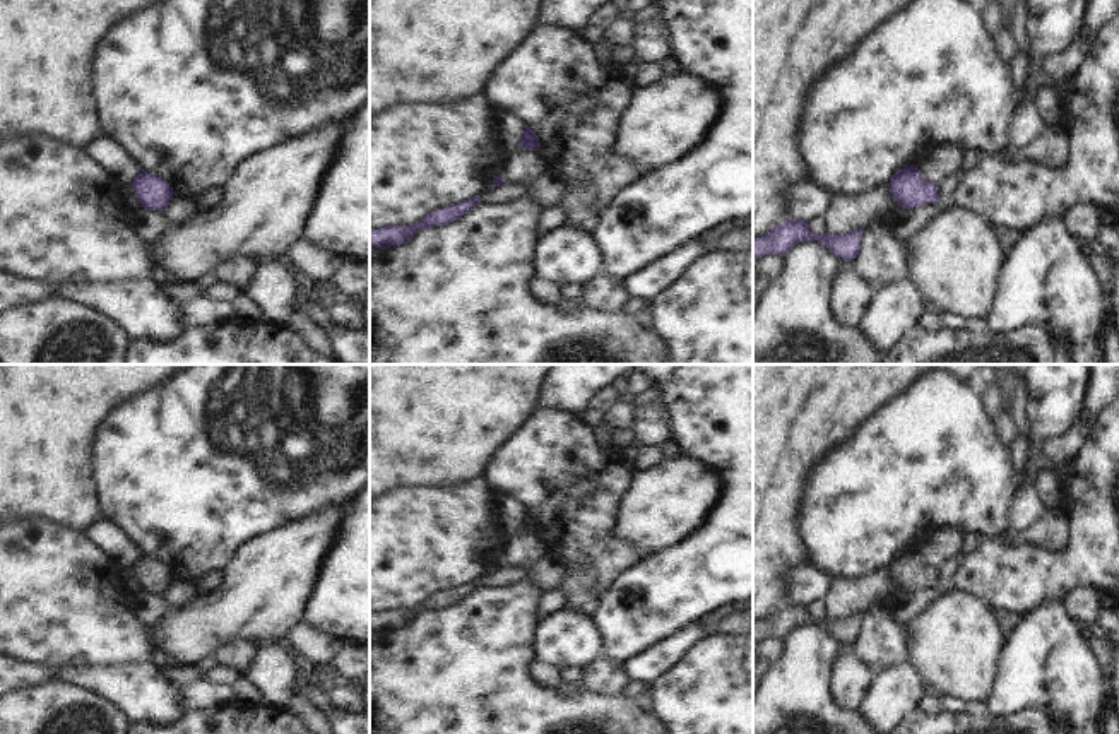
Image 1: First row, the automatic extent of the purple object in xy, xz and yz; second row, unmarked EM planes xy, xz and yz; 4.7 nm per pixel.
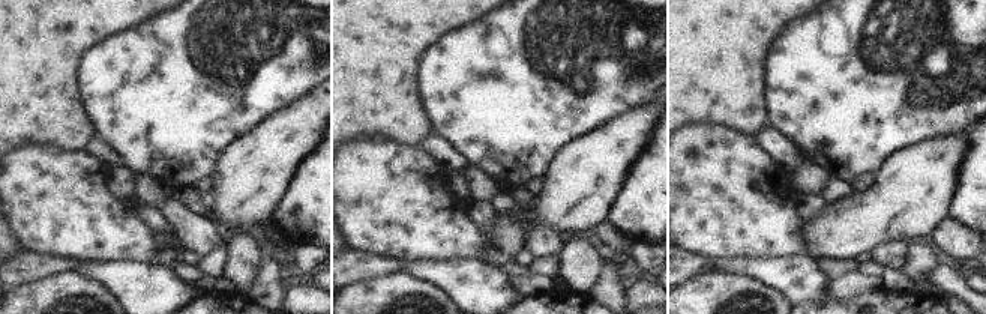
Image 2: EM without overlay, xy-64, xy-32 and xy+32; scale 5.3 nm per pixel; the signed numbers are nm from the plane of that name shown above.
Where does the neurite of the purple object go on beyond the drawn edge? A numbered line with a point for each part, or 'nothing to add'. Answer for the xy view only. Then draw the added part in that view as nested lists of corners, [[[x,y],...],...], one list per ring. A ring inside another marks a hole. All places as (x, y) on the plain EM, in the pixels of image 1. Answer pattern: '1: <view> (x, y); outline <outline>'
nothing to add

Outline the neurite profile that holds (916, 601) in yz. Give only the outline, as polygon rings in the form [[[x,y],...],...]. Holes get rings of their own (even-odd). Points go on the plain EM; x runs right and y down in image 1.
[[[926,587],[921,590],[914,590],[910,594],[902,592],[893,599],[893,613],[895,616],[910,621],[917,616],[926,606],[929,606],[934,599],[939,597],[944,587]]]

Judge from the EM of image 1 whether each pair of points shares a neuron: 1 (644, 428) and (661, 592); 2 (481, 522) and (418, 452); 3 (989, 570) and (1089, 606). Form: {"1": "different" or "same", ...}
{"1": "different", "2": "different", "3": "different"}

